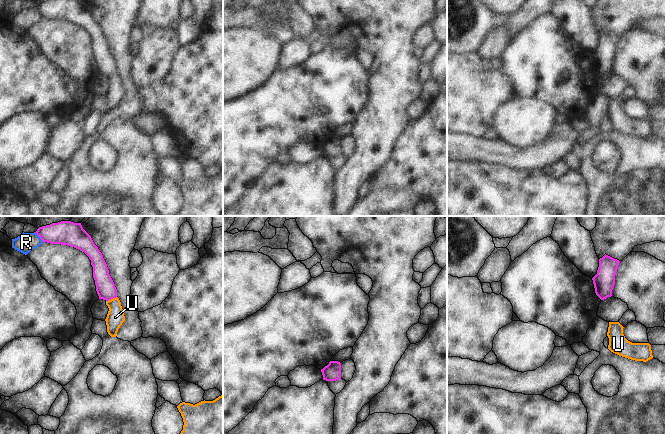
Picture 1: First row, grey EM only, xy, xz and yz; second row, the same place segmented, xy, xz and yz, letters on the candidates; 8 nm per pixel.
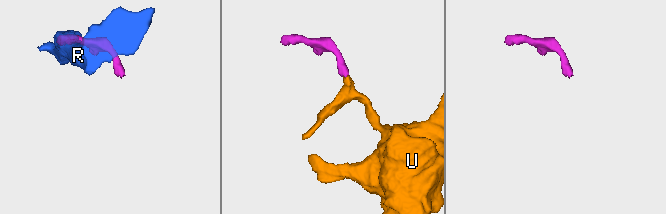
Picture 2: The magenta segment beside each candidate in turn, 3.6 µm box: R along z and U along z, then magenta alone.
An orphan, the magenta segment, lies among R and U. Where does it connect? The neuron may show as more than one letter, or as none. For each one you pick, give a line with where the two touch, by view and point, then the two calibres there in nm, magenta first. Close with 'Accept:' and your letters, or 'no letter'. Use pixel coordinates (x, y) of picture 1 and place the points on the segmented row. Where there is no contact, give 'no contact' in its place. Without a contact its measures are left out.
U: meets magenta in xy at (111, 298); 160 nm thick on the magenta side, 140 nm on the other
Accept: U

